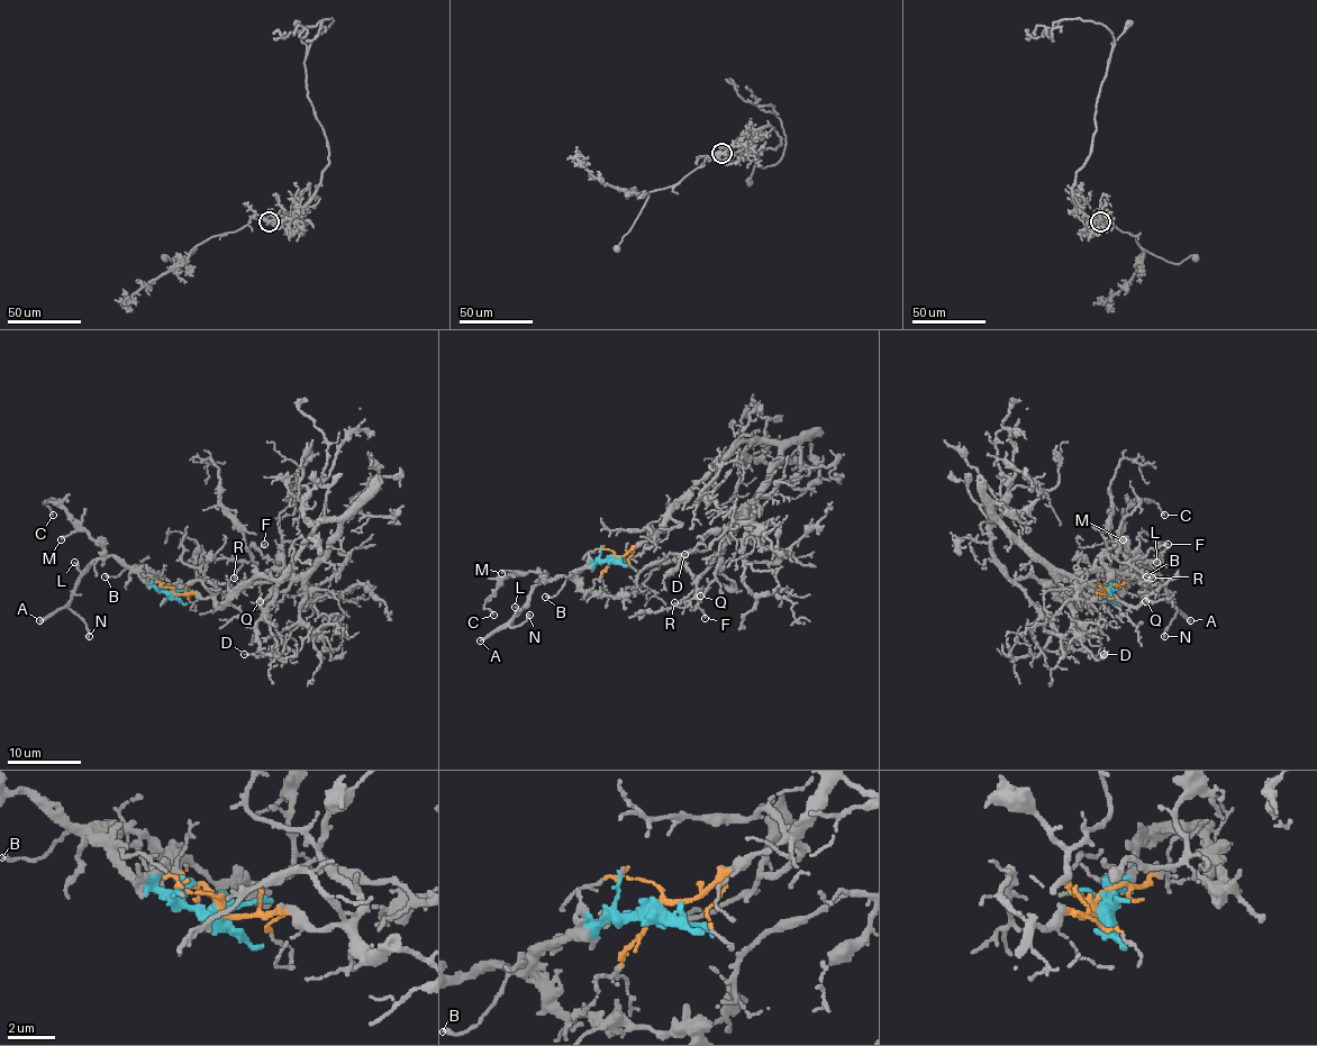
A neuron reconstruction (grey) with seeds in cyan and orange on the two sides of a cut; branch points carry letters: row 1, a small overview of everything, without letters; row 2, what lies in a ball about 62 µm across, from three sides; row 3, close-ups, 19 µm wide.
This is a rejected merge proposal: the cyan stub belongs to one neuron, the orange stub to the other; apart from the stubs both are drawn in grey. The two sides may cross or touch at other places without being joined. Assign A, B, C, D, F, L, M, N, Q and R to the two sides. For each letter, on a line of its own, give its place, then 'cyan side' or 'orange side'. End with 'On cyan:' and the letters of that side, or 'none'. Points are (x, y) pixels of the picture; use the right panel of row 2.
A: at (1190, 620); cyan side
B: at (1146, 576); cyan side
C: at (1164, 515); cyan side
D: at (1104, 654); orange side
F: at (1168, 544); orange side
L: at (1156, 562); cyan side
M: at (1123, 539); cyan side
N: at (1164, 636); cyan side
Q: at (1145, 601); orange side
R: at (1152, 578); orange side
On cyan: A, B, C, L, M, N

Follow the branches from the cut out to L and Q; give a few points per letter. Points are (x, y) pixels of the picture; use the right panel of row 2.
L: (1107, 591), (1129, 556), (1156, 571), (1156, 562)
Q: (1107, 591), (1063, 605), (1036, 579), (1010, 579), (990, 524), (1066, 576), (1135, 574), (1145, 600)

